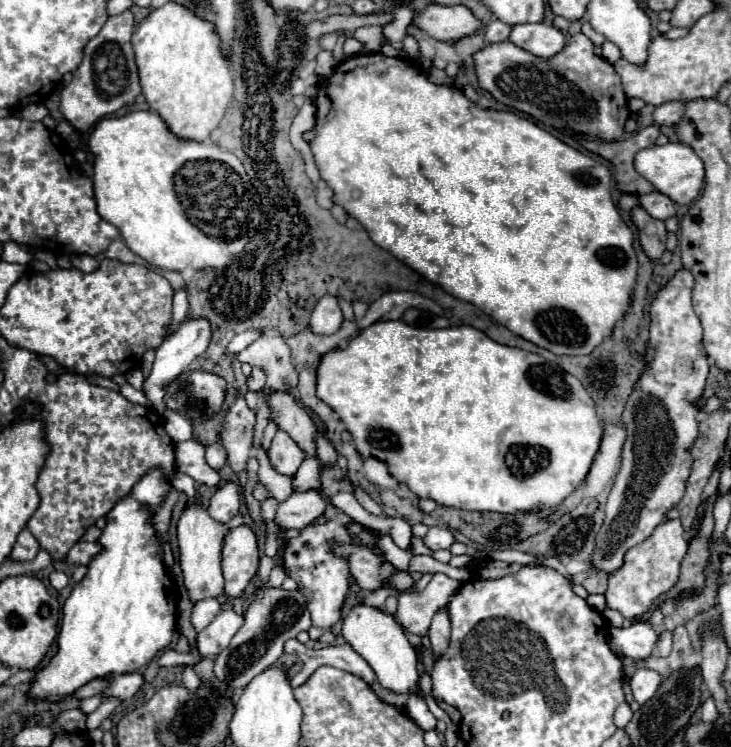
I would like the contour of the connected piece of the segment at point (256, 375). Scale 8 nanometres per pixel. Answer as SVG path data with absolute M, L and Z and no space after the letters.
M254 368L252 374L248 376L248 390L252 392L260 392L264 388L264 382L266 382L266 376L260 368Z

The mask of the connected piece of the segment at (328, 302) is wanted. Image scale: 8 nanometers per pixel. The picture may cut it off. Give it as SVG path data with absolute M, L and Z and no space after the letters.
M324 296L318 300L316 308L312 310L310 330L318 334L334 334L340 330L342 322L344 322L344 314L338 306L338 300L334 296Z

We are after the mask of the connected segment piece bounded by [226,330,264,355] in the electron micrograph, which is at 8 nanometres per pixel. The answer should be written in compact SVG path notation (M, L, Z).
M247 330L240 334L237 334L234 339L228 344L226 349L227 355L238 354L242 351L246 346L249 346L260 337L260 334L264 332L263 330Z

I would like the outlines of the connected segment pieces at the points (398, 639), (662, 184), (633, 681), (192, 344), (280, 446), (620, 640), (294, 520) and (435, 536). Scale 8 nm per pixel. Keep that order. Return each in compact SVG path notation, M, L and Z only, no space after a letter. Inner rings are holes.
M358 604L350 610L348 618L344 620L342 626L342 634L346 638L346 642L370 664L370 668L374 668L376 680L396 692L396 694L408 694L408 704L406 704L406 716L410 720L414 720L422 730L434 730L436 728L436 718L432 716L432 712L428 710L424 698L420 696L418 690L418 668L416 668L416 652L410 646L410 642L404 636L402 626L394 620L394 616L378 610L378 608L370 608L364 604Z
M668 142L664 146L644 148L634 158L636 172L642 174L654 188L666 196L670 196L676 204L690 204L704 186L704 164L698 154L682 142Z
M640 668L632 678L630 678L630 688L632 688L632 694L634 694L634 700L638 704L644 704L646 700L650 700L658 686L660 686L660 674L654 672L654 670L648 670L648 668Z
M198 318L198 320L186 320L178 326L178 330L164 338L164 342L158 346L156 350L156 360L152 364L152 370L150 370L150 376L144 380L142 384L142 390L148 398L148 406L156 412L156 414L162 414L166 408L164 404L164 388L174 382L210 344L210 322L204 320L204 318Z
M284 430L276 432L266 454L268 454L272 468L278 470L280 474L286 474L286 476L292 476L300 468L302 460L306 458L302 448L298 448L298 444Z
M648 622L632 624L630 628L610 628L610 648L616 656L646 660L656 648L658 632Z
M316 490L292 492L292 496L278 504L274 524L278 530L300 530L312 524L326 510L326 500Z
M434 526L428 530L428 534L424 536L424 546L428 550L440 550L440 548L450 548L454 544L454 536L448 528L440 528L440 526Z

